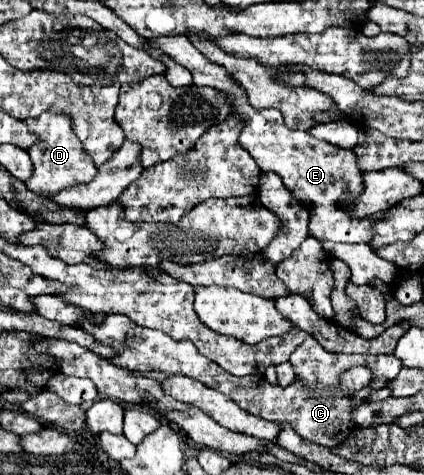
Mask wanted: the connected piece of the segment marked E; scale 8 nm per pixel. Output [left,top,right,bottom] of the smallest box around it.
[152,37,378,243]

